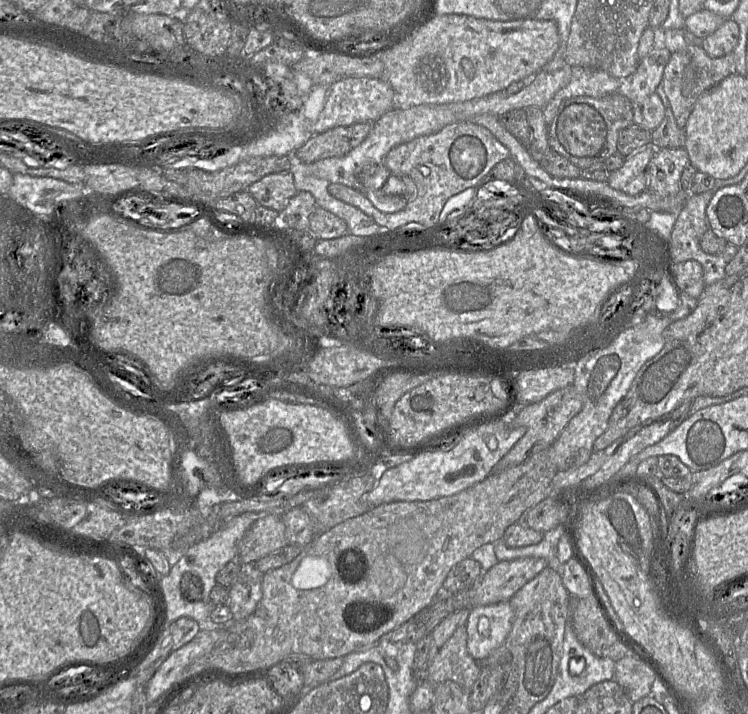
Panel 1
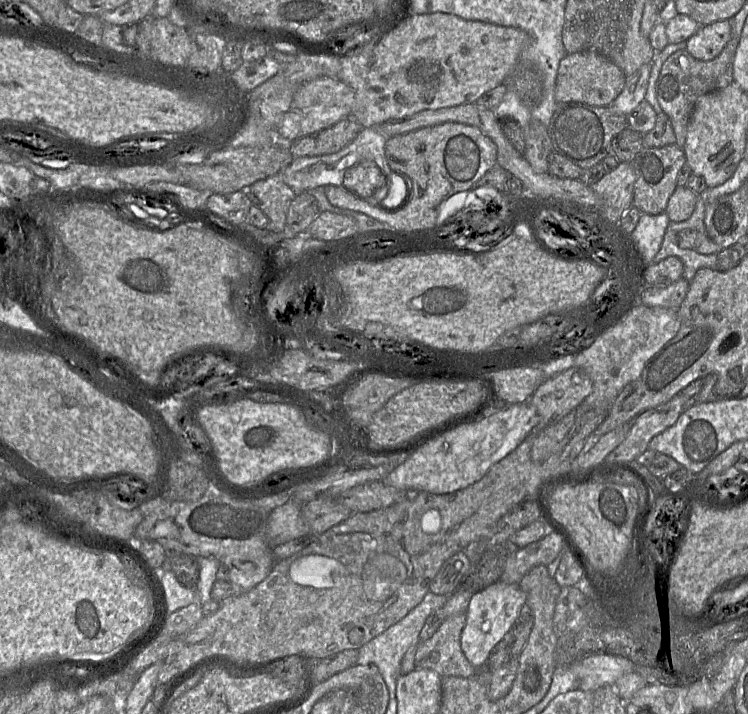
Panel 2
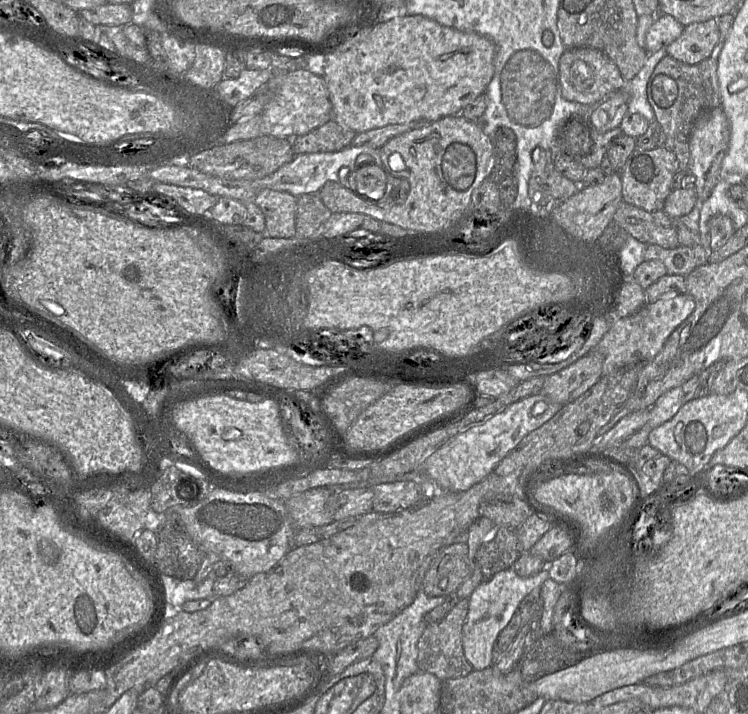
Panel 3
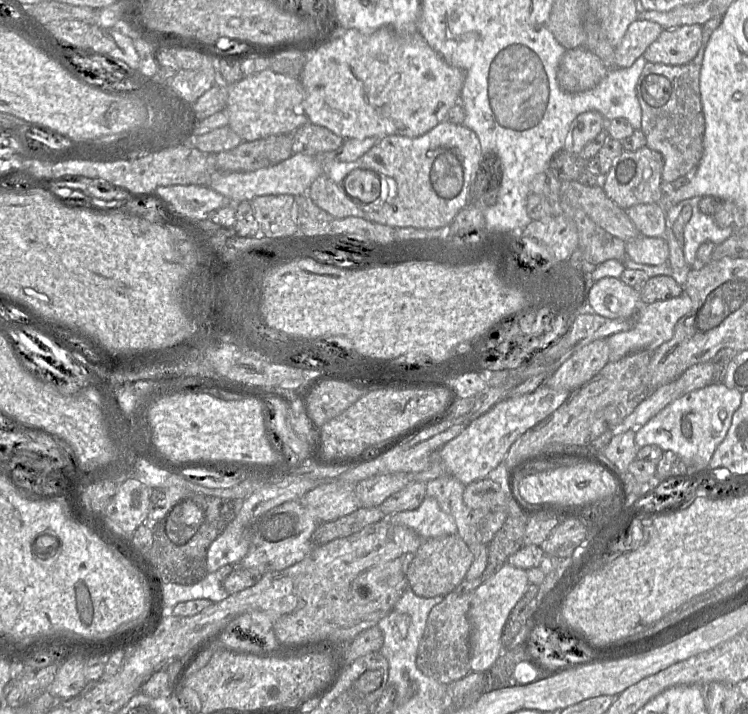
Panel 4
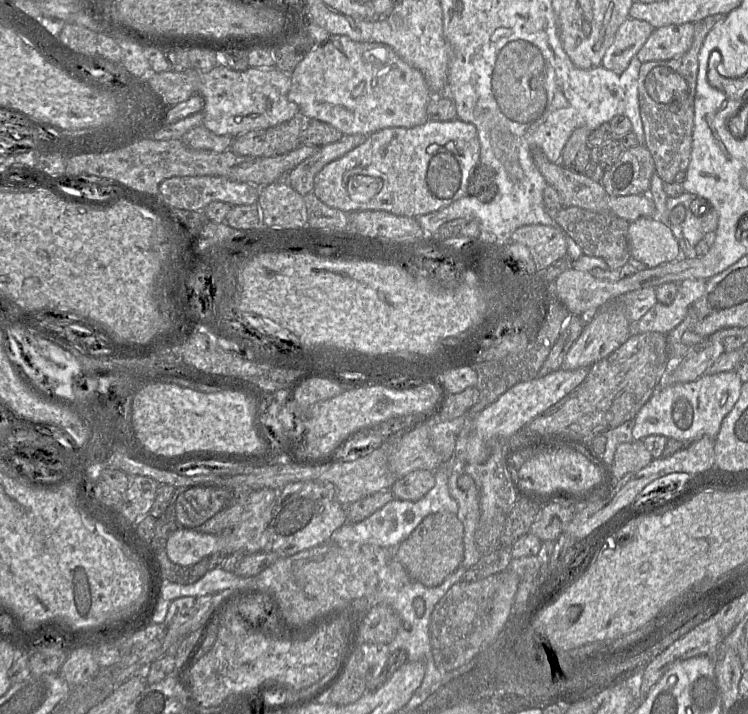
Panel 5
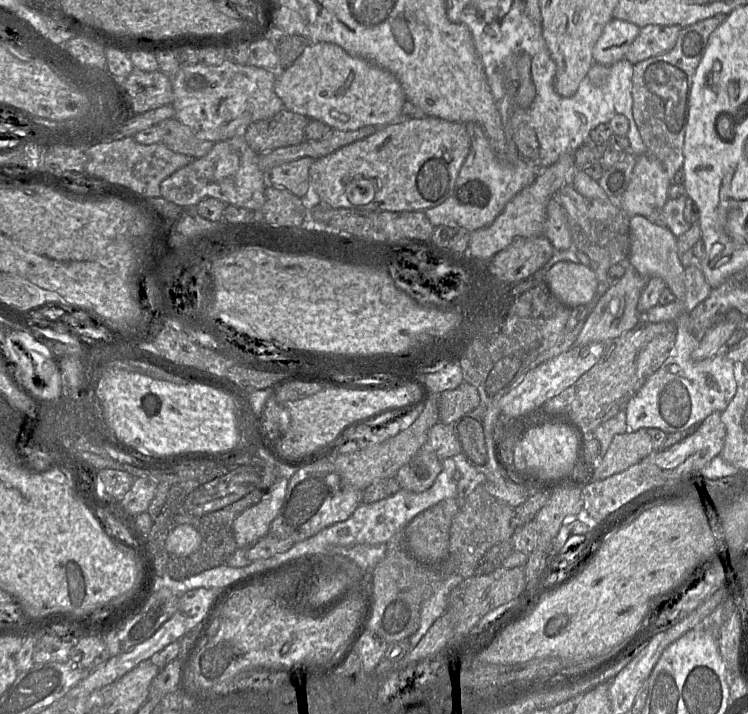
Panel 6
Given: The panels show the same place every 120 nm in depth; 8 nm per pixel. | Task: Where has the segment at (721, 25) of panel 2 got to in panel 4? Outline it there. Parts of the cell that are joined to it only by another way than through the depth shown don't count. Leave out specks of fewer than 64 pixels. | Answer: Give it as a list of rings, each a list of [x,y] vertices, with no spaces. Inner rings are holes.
[[[686,24],[664,29],[643,56],[647,62],[684,65],[697,55],[702,45],[703,25]]]

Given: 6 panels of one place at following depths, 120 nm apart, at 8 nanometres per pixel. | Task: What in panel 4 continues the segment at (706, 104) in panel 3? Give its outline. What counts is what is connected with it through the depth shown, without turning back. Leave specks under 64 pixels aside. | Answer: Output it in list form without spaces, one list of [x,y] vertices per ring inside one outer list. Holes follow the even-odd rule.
[[[724,15],[714,17],[703,25],[702,45],[693,60],[684,65],[647,62],[639,78],[637,96],[642,110],[641,130],[647,139],[646,146],[659,152],[663,157],[662,182],[673,182],[681,176],[690,174],[696,169],[702,158],[705,118],[701,102],[700,73],[710,37],[721,25],[723,18]]]

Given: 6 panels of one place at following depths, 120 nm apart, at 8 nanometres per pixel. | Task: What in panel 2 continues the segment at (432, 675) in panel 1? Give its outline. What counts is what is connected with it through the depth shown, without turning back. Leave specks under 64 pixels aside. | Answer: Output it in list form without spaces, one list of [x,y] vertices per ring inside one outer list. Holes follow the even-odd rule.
[[[467,612],[450,616],[430,639],[420,642],[415,653],[416,668],[432,670],[441,678],[474,676],[476,668],[465,657],[460,643],[466,619]]]

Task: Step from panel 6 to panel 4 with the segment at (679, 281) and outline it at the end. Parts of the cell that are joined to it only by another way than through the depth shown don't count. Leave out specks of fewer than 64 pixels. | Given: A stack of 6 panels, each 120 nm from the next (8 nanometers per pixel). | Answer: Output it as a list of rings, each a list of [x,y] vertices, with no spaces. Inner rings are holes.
[[[640,235],[625,243],[628,259],[653,266],[668,263],[669,246],[664,238]]]

